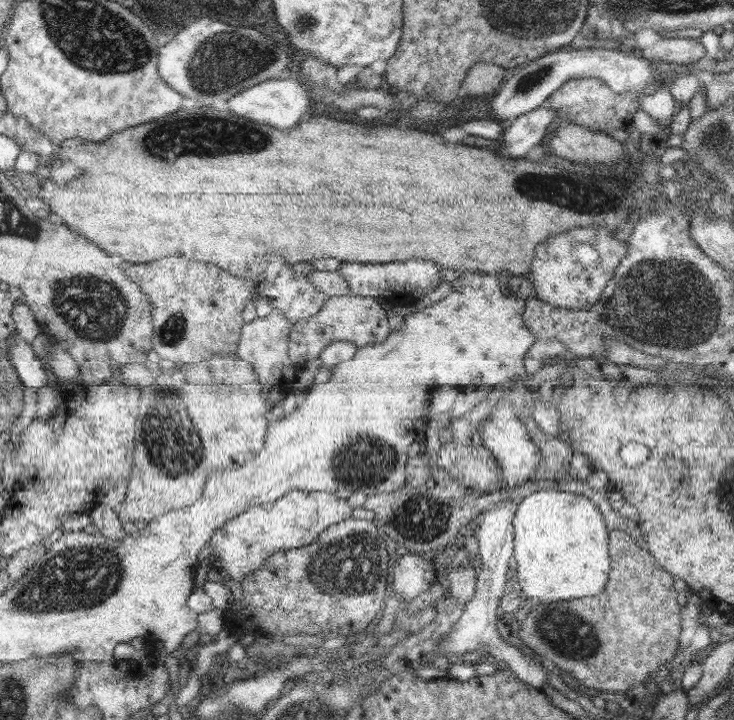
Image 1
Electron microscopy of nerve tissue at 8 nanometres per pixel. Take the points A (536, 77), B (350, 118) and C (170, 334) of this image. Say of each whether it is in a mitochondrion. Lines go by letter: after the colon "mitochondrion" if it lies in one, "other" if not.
A: mitochondrion
B: other
C: mitochondrion

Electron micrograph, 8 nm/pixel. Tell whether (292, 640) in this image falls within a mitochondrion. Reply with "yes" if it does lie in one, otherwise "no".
no

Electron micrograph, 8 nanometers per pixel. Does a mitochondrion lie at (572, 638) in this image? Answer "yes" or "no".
yes

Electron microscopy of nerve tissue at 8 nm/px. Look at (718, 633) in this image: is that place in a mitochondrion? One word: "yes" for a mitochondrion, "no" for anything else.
no

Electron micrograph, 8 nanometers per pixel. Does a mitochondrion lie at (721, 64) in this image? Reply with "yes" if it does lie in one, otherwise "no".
no

